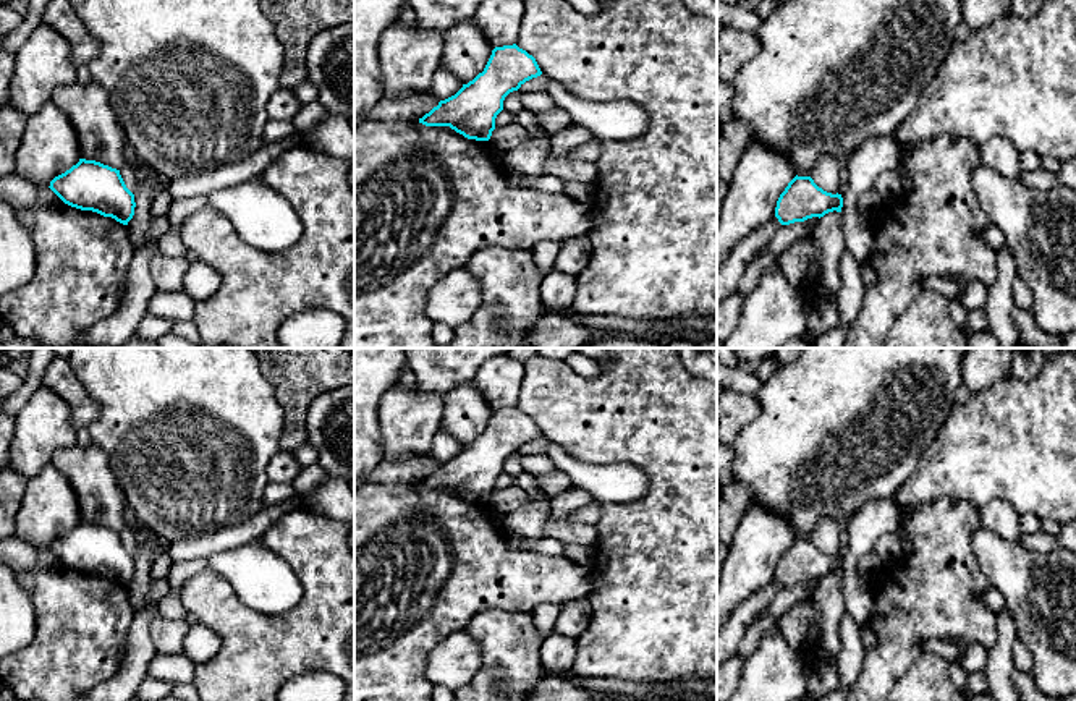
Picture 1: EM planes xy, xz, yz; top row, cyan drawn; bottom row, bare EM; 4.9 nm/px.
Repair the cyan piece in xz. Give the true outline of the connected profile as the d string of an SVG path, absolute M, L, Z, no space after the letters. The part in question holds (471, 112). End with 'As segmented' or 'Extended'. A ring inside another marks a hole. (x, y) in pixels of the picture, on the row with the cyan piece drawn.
M516 44L495 47L484 68L451 97L419 118L426 126L450 126L468 139L489 141L505 97L542 71Z. As segmented

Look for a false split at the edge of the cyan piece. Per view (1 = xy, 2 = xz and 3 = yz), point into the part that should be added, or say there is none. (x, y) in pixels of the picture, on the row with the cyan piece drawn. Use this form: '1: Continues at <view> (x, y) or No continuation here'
1: No continuation here
2: No continuation here
3: No continuation here

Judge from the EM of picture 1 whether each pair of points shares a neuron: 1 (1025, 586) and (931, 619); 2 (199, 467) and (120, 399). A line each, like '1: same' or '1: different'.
1: different
2: same

